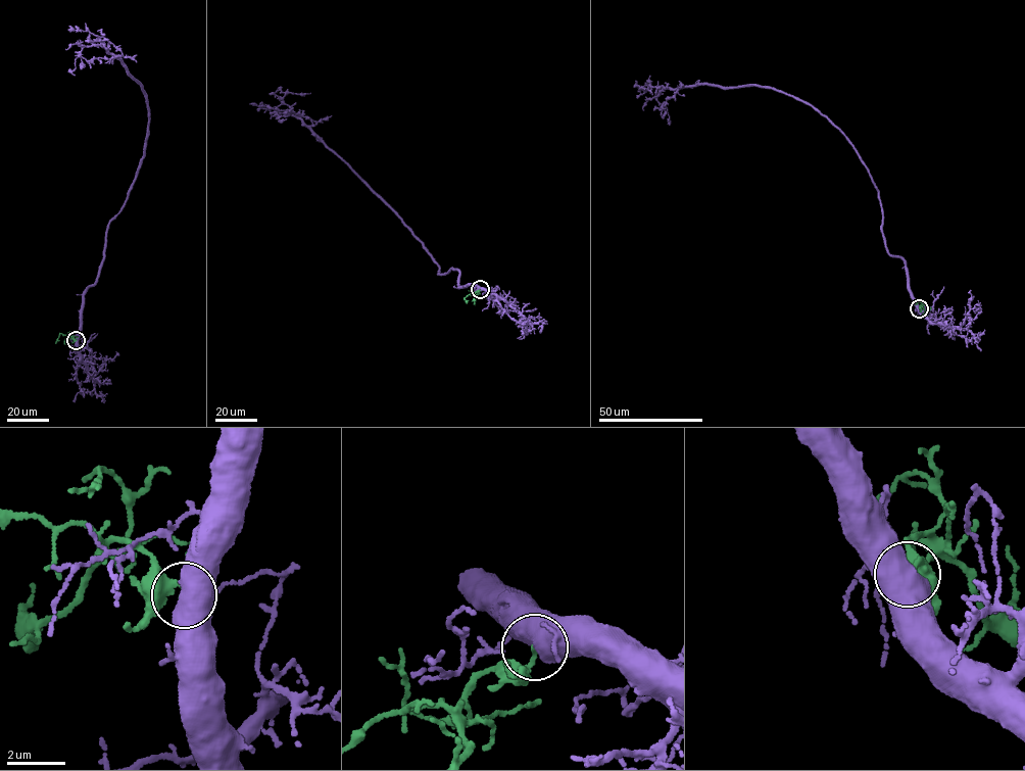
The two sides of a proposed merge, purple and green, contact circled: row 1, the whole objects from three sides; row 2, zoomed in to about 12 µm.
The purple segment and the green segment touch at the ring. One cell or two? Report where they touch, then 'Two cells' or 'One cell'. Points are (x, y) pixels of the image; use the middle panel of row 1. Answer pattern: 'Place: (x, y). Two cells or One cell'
Place: (480, 289). Two cells

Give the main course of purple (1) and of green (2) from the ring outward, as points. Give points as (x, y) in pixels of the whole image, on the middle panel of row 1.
1: (480, 289), (459, 288), (456, 270), (438, 275), (396, 211), (301, 119), (277, 111), (279, 121), (287, 118)
2: (480, 289), (465, 298), (467, 302)

